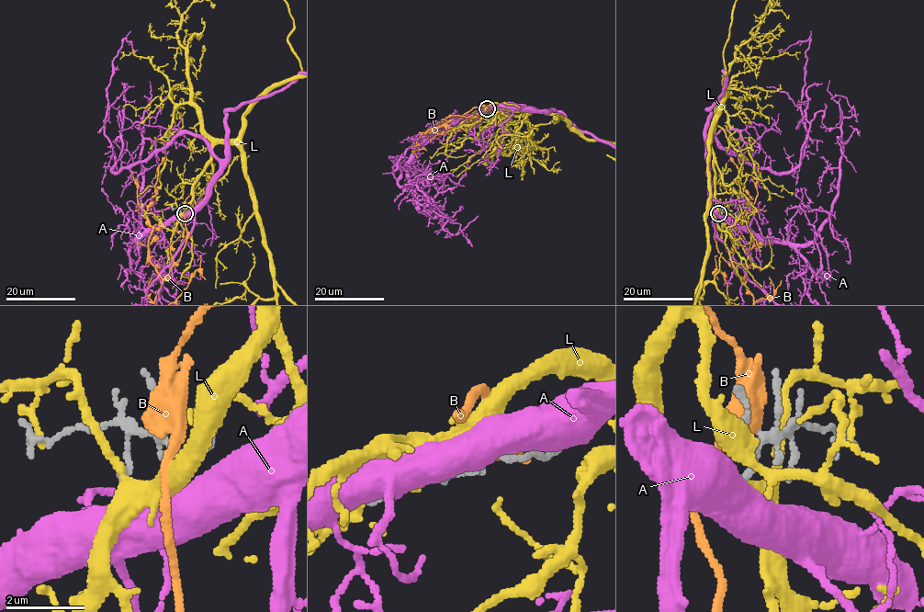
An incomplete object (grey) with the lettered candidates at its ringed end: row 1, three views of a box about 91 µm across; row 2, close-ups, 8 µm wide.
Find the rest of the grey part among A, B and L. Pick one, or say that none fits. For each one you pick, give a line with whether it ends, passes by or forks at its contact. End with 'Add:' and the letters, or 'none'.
Add: none

